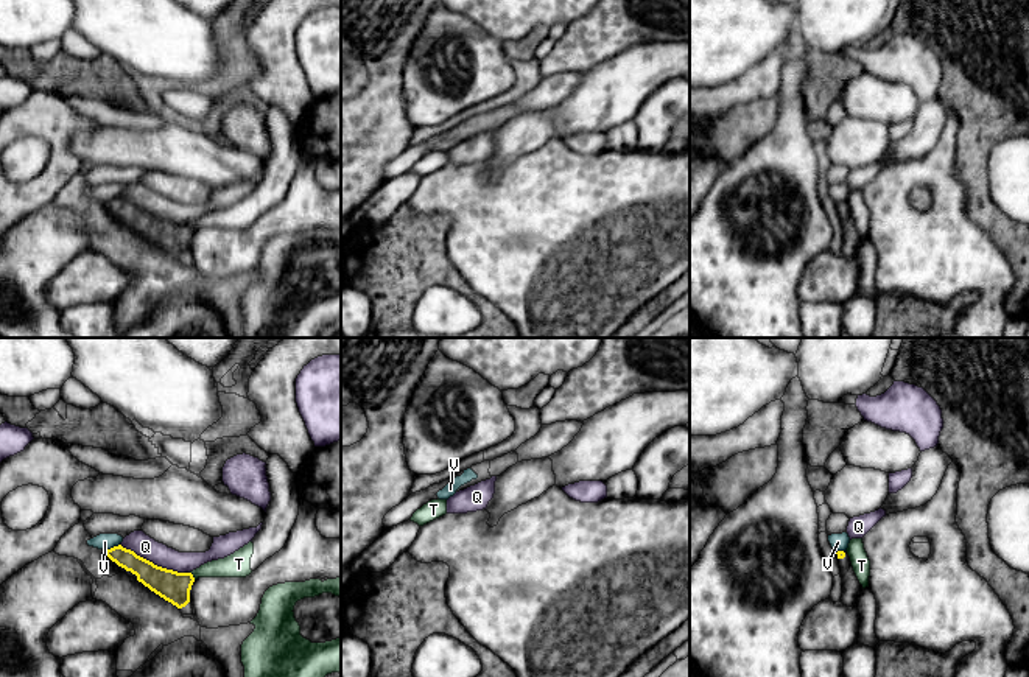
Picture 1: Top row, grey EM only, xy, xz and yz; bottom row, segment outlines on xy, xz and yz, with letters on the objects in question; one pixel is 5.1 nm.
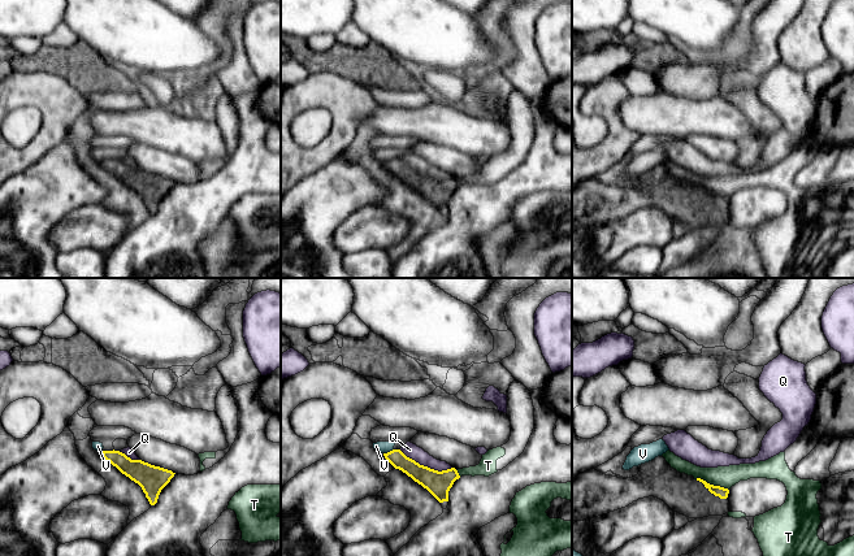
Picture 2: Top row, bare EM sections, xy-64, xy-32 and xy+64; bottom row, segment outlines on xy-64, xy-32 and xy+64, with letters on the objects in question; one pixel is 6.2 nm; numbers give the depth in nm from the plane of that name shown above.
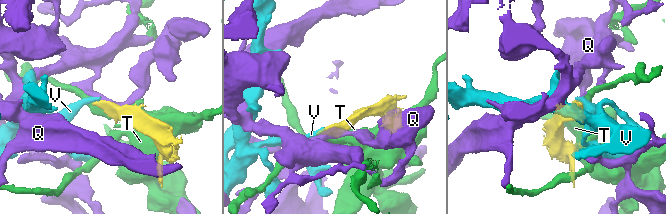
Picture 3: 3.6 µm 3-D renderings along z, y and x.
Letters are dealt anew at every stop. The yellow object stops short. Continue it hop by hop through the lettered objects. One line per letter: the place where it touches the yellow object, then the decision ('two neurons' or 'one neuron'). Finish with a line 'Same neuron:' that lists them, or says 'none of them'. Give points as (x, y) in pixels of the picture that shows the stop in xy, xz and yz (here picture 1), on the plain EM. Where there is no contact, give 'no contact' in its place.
Q: xy (153, 215) | two neurons
T: xy (192, 228) | two neurons
V: xy (114, 198) | two neurons
Same neuron: none of them

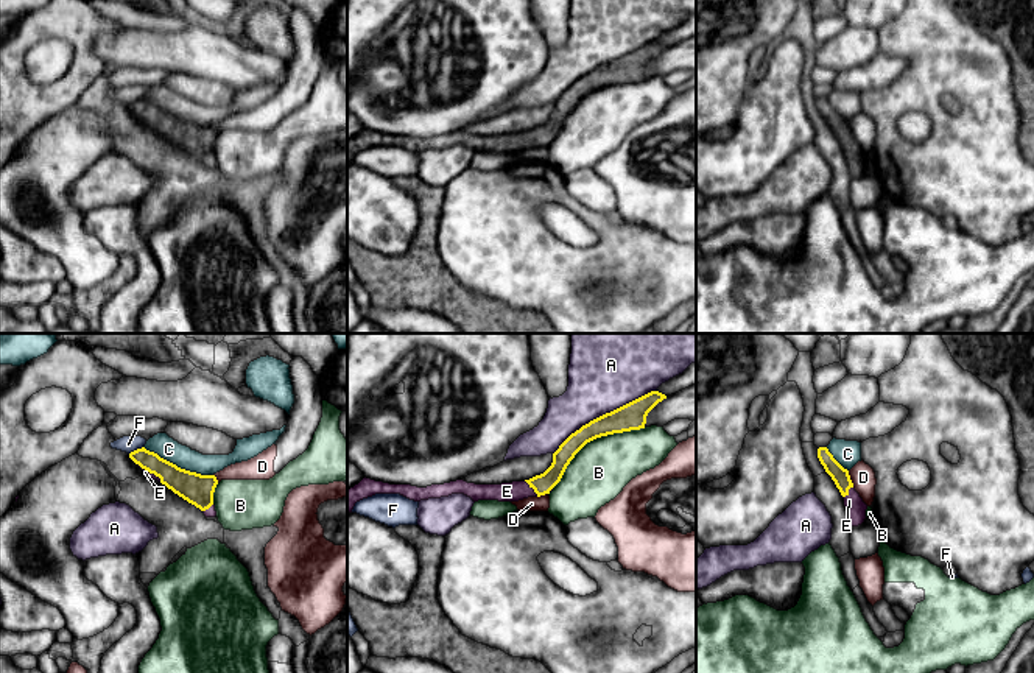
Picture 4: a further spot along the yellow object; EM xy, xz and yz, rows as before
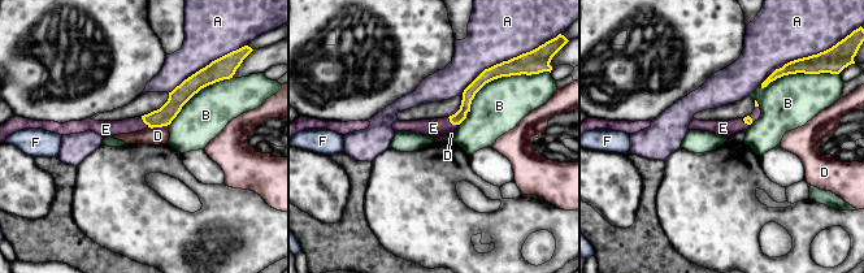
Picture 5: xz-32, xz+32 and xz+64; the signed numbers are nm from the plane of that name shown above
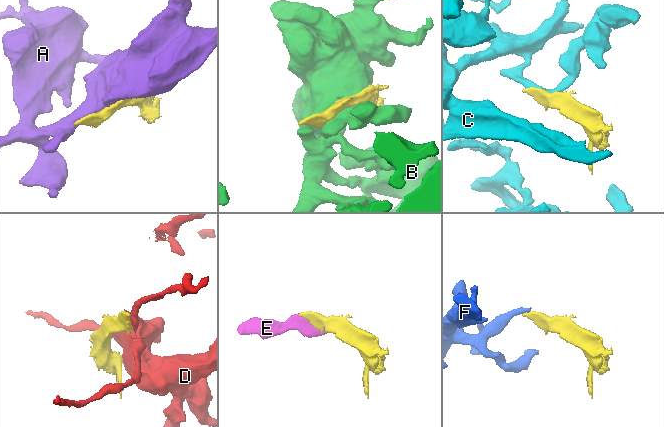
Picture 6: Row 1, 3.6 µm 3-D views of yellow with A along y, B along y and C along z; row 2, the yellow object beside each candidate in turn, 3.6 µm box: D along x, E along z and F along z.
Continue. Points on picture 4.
A: xz (603, 66) | two neurons
B: xz (594, 89) | two neurons
C: xy (176, 117) | two neurons
D: yz (849, 130) | two neurons
E: xz (531, 137) | one neuron
F: xy (137, 100) | two neurons
Same neuron: E

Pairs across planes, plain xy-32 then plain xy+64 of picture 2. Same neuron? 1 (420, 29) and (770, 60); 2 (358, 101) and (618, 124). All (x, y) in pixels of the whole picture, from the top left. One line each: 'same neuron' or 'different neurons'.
1: different neurons
2: same neuron

